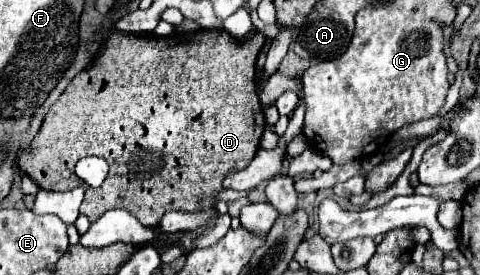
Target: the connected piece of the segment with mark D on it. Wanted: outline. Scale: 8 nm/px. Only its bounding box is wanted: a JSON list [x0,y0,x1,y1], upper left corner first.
[21,30,265,228]

